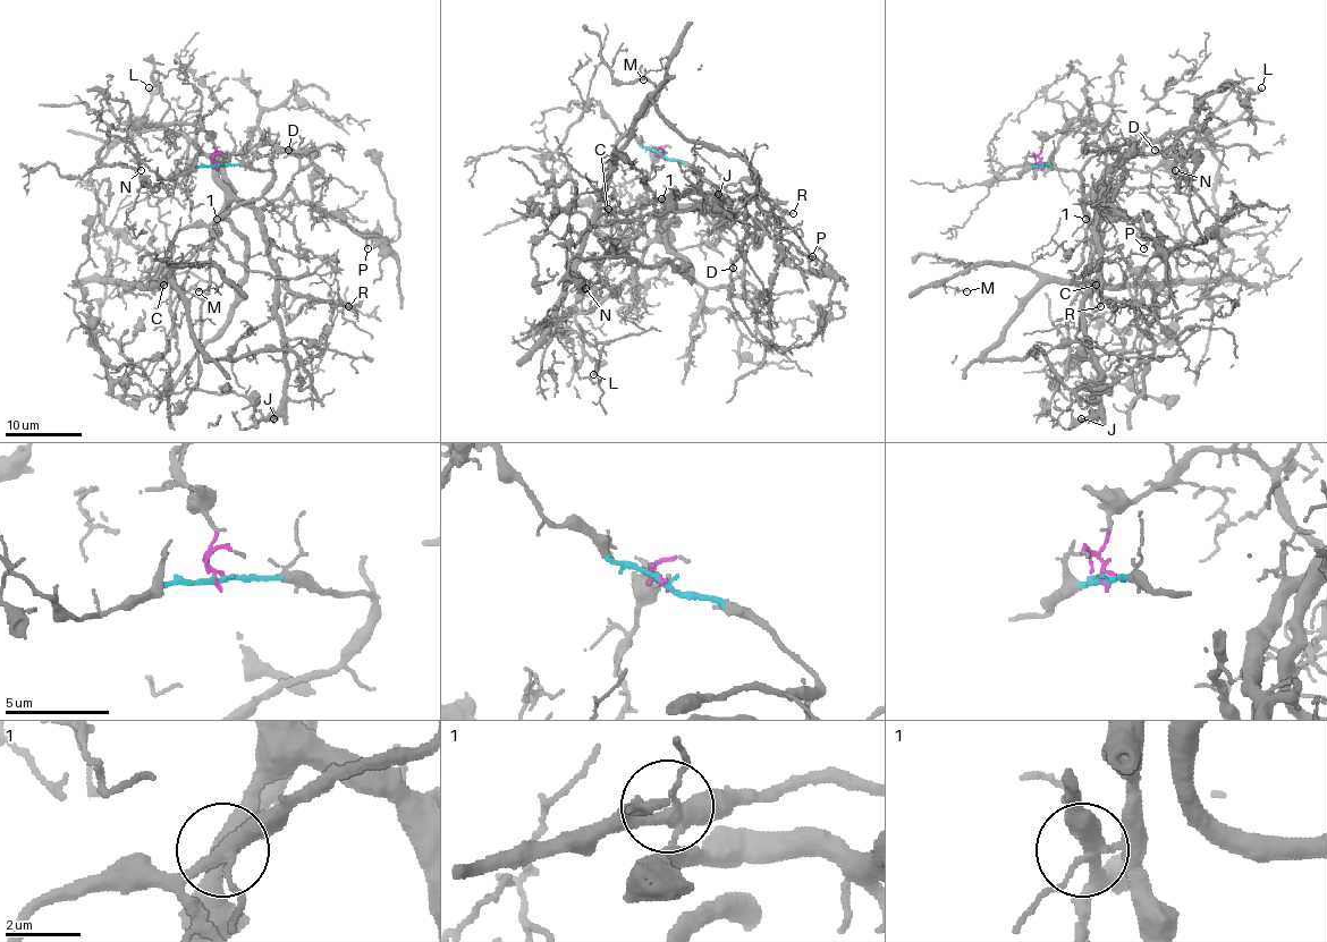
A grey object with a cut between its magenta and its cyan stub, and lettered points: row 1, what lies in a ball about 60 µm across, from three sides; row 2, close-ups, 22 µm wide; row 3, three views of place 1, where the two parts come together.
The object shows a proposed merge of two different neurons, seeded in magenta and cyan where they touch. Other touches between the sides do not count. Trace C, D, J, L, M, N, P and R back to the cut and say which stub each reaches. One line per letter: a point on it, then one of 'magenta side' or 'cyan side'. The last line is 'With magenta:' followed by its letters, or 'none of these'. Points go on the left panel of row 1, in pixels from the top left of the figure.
C: (163, 285) | cyan side
D: (288, 150) | magenta side
J: (273, 418) | magenta side
L: (149, 87) | magenta side
M: (199, 291) | cyan side
N: (141, 170) | magenta side
P: (368, 248) | magenta side
R: (348, 306) | cyan side
With magenta: D, J, L, N, P

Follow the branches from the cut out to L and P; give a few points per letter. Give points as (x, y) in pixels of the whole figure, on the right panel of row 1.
L: (1041, 167), (1041, 143), (1076, 118), (1097, 124), (1113, 146), (1135, 154), (1168, 133), (1230, 125), (1261, 87)
P: (1041, 167), (1041, 143), (1076, 118), (1097, 124), (1126, 155), (1096, 202), (1113, 192), (1099, 200), (1143, 247)

